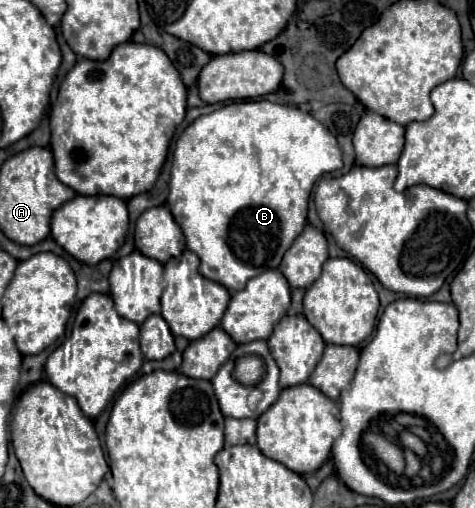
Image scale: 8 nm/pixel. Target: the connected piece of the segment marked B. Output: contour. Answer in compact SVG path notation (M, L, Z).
M240 101L240 103L230 103L224 105L208 115L198 117L194 123L190 123L184 133L178 137L176 141L176 149L174 149L174 161L172 161L172 171L170 171L170 193L166 199L166 207L170 209L174 221L182 227L184 235L186 235L186 247L190 251L194 251L200 257L200 273L220 285L224 285L228 291L240 291L244 289L246 281L254 275L260 275L268 269L276 269L282 261L282 255L286 253L286 249L292 245L292 241L302 233L304 225L306 225L306 213L308 213L308 199L310 199L310 191L316 183L316 179L330 169L340 169L342 167L342 151L338 147L336 137L320 123L316 121L310 113L300 111L298 107L290 107L290 105L278 105L278 103L270 103L270 101Z

